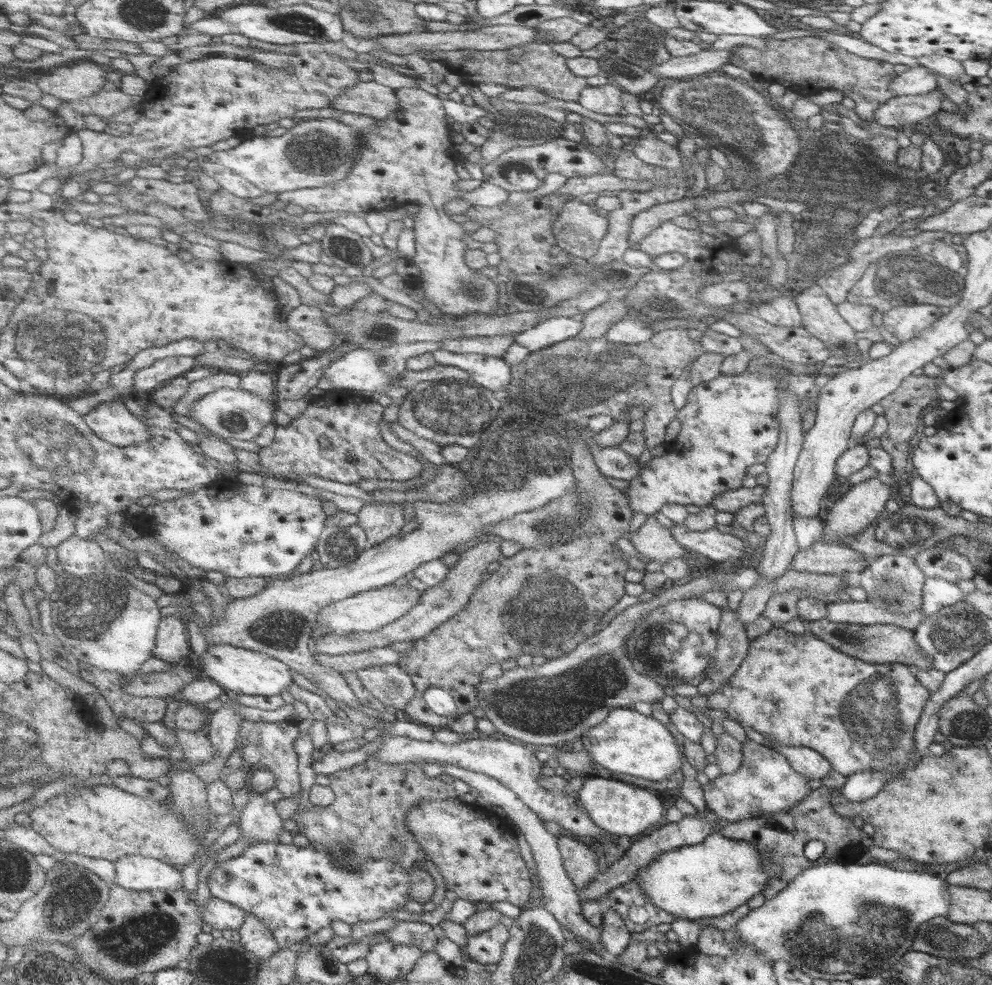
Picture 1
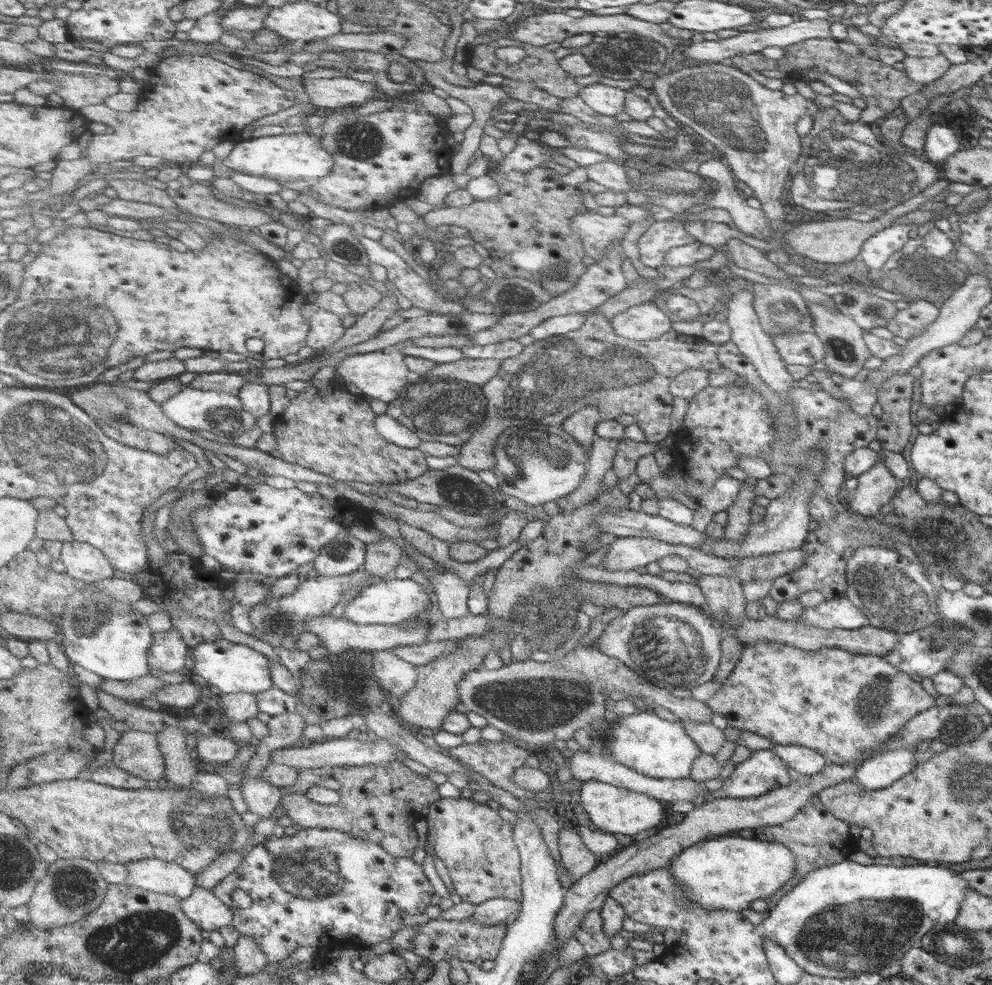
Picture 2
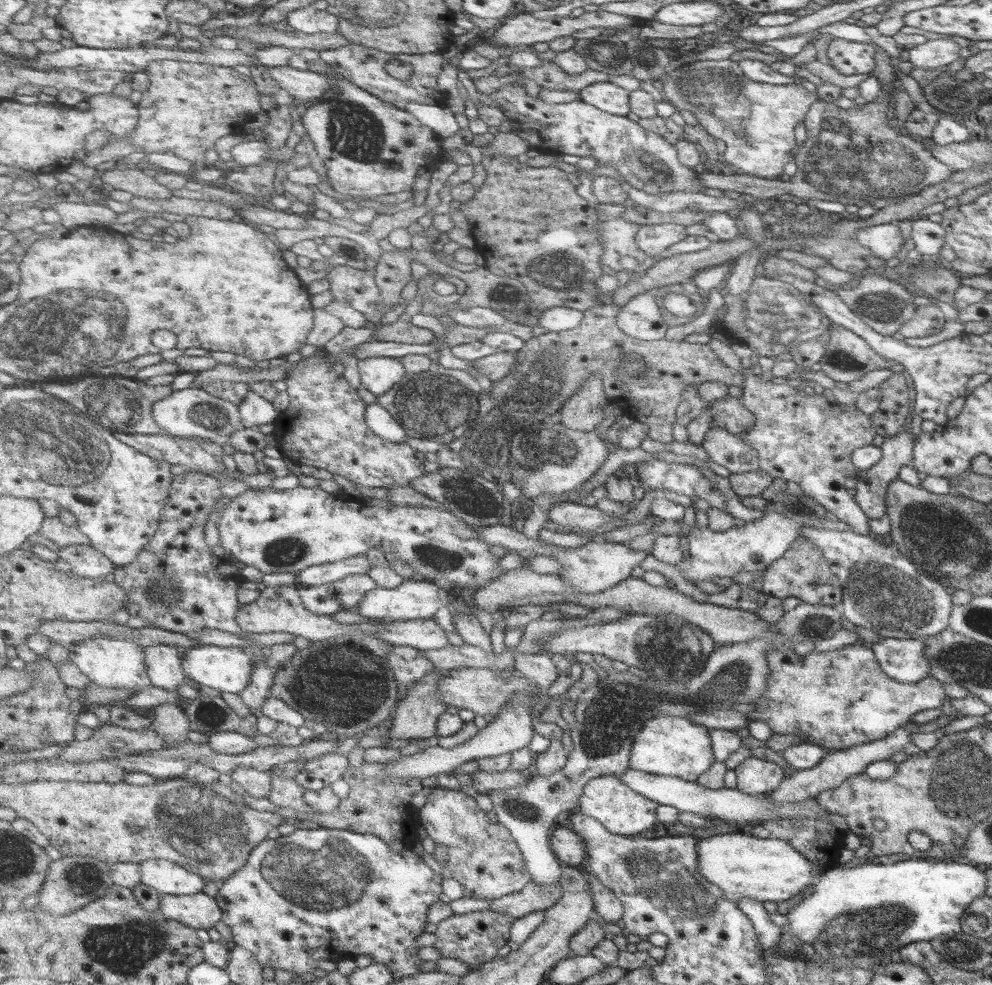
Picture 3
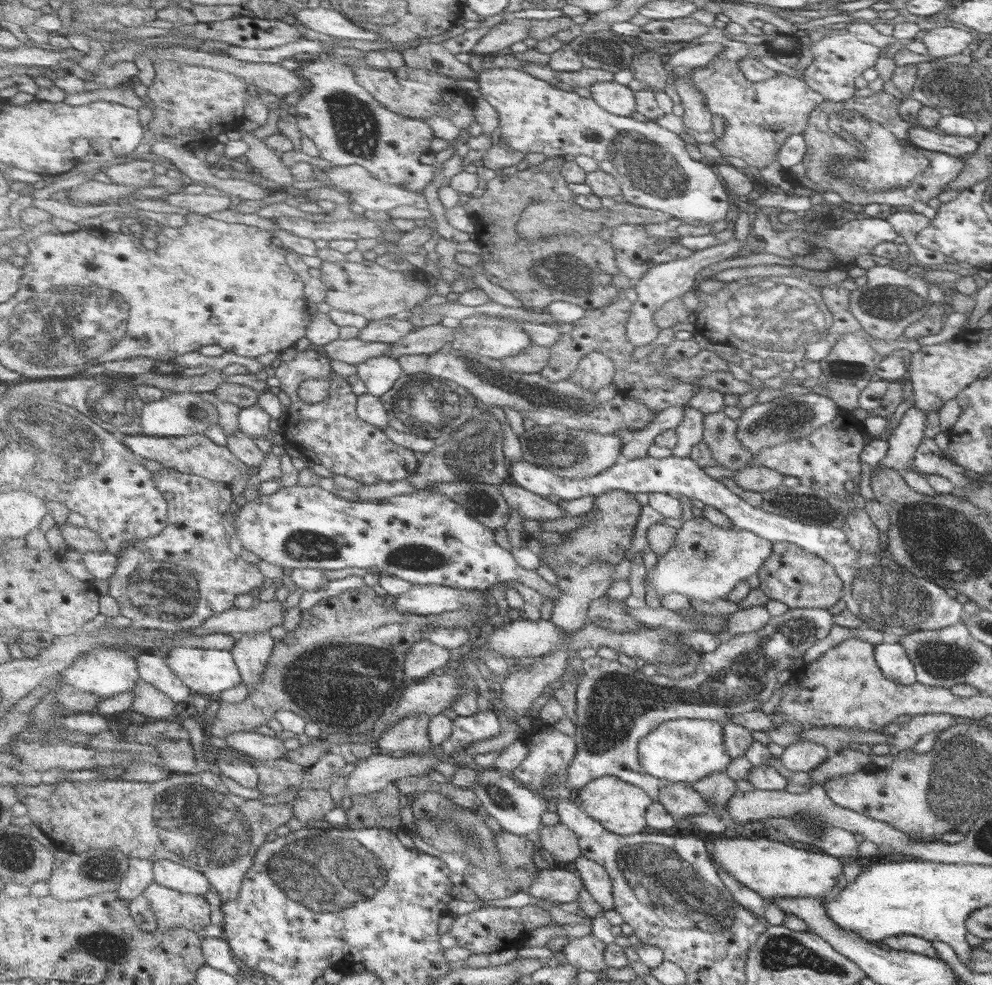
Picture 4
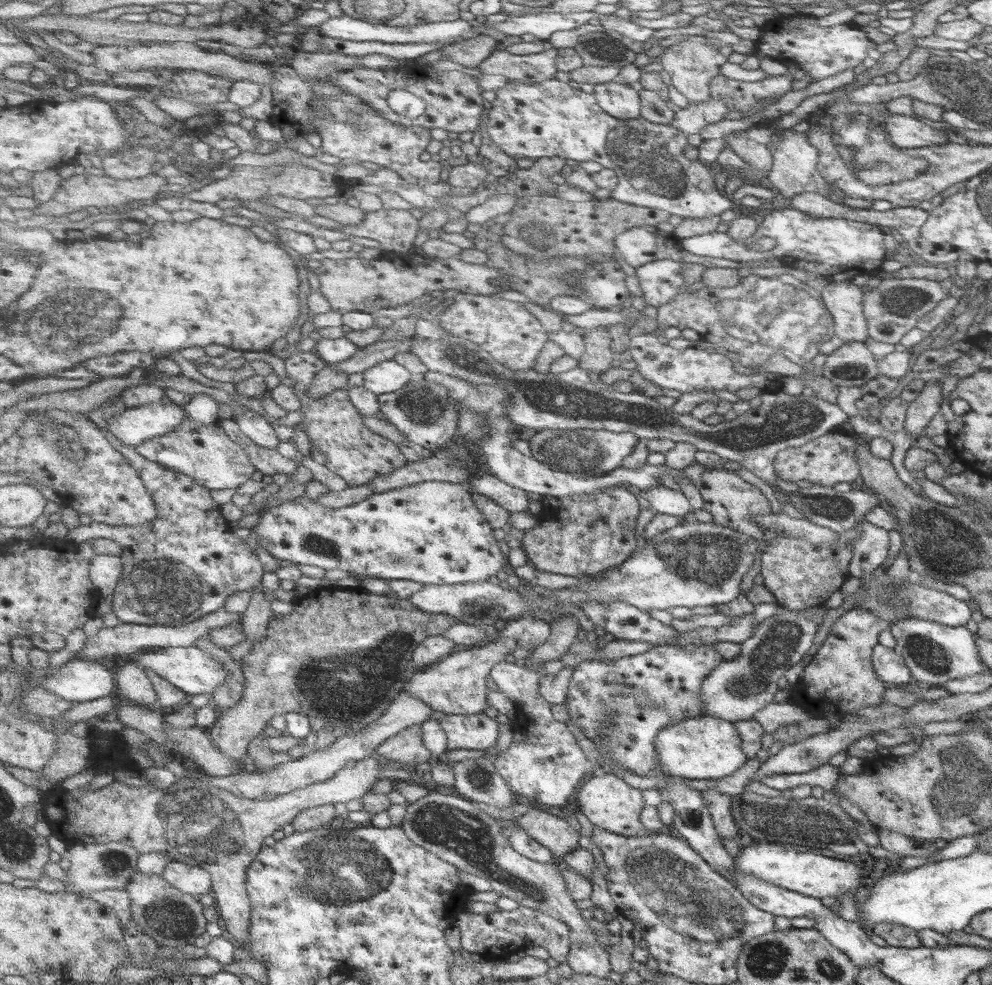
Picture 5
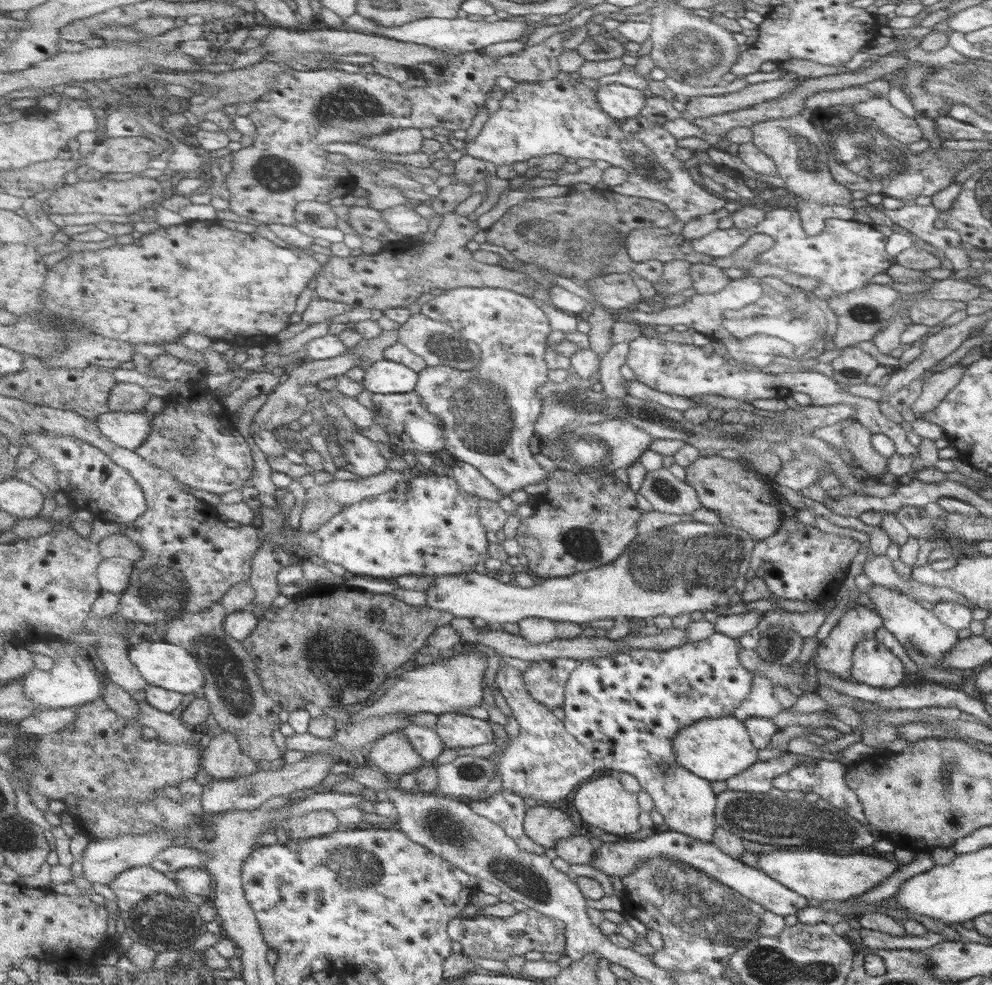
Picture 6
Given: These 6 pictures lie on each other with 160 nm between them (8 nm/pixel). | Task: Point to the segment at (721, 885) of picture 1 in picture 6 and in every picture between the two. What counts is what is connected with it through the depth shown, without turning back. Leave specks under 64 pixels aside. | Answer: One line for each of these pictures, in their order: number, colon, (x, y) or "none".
2: (729, 873)
3: (770, 870)
4: (772, 869)
5: (812, 874)
6: (823, 876)

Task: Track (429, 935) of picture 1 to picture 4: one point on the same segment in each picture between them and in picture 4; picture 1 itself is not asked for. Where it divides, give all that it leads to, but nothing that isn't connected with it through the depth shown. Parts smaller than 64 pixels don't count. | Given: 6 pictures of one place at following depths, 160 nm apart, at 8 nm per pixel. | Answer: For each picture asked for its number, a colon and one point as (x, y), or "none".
2: (467, 940)
3: (475, 938)
4: (487, 930)

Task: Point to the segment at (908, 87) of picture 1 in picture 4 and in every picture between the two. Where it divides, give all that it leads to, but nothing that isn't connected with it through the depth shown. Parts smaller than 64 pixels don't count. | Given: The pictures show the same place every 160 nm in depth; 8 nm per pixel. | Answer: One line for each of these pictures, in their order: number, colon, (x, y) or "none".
2: (922, 70)
3: (935, 53)
4: (940, 40)

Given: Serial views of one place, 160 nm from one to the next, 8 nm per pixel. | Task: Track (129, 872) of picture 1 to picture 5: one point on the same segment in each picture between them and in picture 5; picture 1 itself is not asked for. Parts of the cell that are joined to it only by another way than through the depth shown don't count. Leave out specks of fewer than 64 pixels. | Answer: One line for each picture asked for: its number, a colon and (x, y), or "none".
2: (157, 875)
3: (169, 877)
4: (175, 875)
5: (196, 880)

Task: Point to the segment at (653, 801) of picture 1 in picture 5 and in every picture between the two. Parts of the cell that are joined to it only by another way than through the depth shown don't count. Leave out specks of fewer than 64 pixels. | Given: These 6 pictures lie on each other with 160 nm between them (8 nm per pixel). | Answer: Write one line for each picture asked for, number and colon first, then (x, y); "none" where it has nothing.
2: (613, 809)
3: (610, 800)
4: (622, 807)
5: (607, 800)

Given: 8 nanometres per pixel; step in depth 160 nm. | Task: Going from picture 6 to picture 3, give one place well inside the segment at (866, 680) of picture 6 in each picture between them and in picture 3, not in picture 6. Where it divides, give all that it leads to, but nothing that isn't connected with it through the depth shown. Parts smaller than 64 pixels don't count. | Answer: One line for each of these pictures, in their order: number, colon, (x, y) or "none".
3: (903, 660)
4: (890, 655)
5: (889, 666)

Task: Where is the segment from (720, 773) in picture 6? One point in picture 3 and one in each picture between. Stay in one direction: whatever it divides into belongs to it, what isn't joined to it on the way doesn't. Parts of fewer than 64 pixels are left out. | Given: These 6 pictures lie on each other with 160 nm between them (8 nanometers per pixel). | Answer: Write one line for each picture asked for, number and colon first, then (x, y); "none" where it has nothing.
3: (671, 746)
4: (686, 750)
5: (702, 748)

